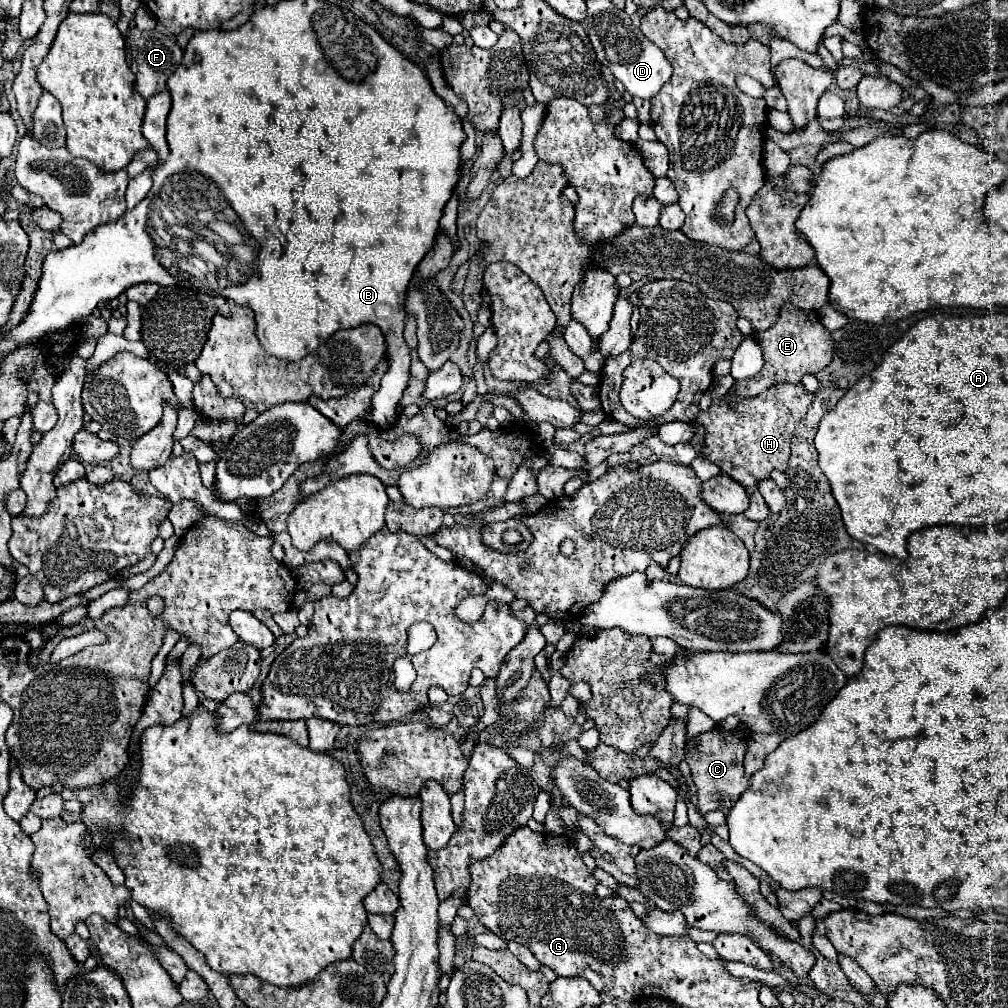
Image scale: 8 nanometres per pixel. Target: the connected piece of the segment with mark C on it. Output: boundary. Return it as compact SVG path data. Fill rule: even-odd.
M714 728L710 732L704 732L698 736L698 752L686 748L686 762L692 772L692 780L698 788L698 810L700 814L706 814L710 810L722 810L730 812L734 800L748 788L748 780L744 776L744 750L746 750L746 740L748 732L736 728L736 730L720 730Z

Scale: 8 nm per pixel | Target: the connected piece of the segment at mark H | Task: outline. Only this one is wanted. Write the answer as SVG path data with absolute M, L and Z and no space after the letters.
M790 382L774 384L752 398L730 396L728 400L728 396L722 396L712 402L710 410L698 414L690 444L700 456L718 464L724 474L732 476L742 486L756 486L758 480L770 478L772 470L786 470L794 428L806 414L814 396L816 394L806 392L802 384Z

